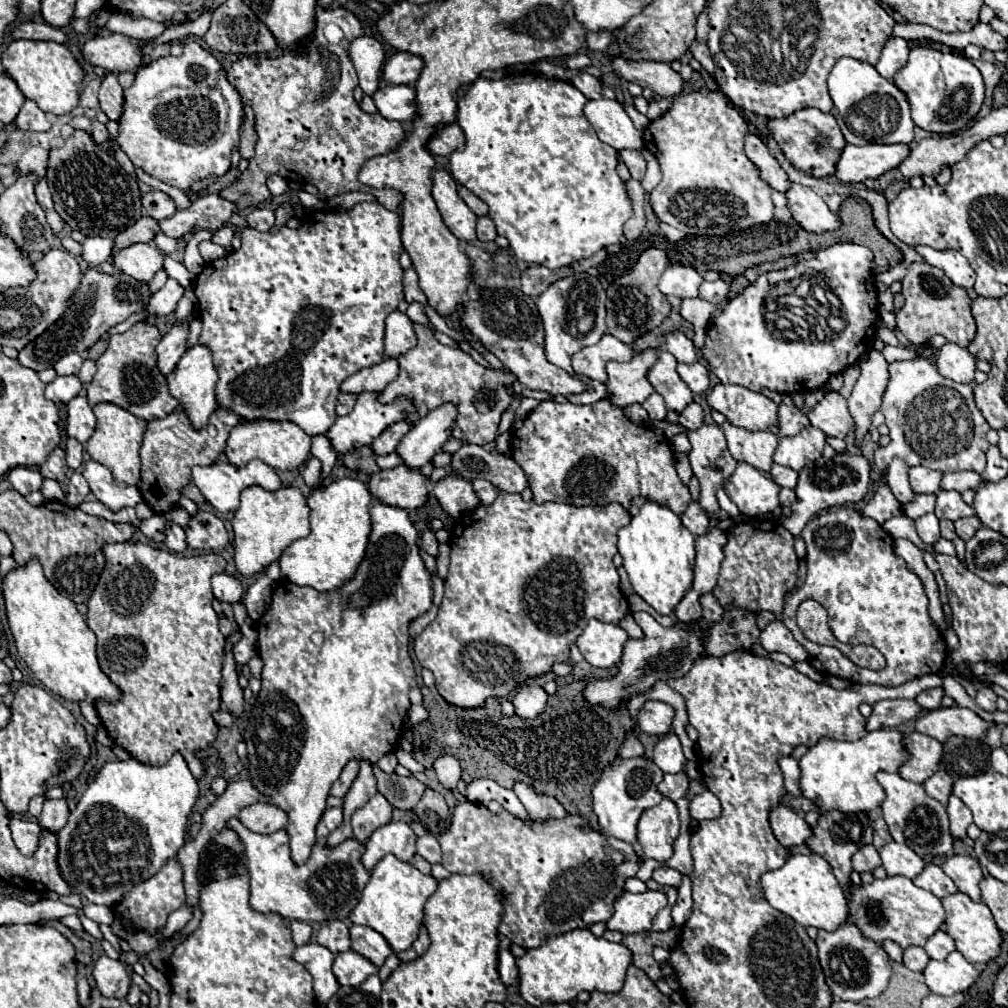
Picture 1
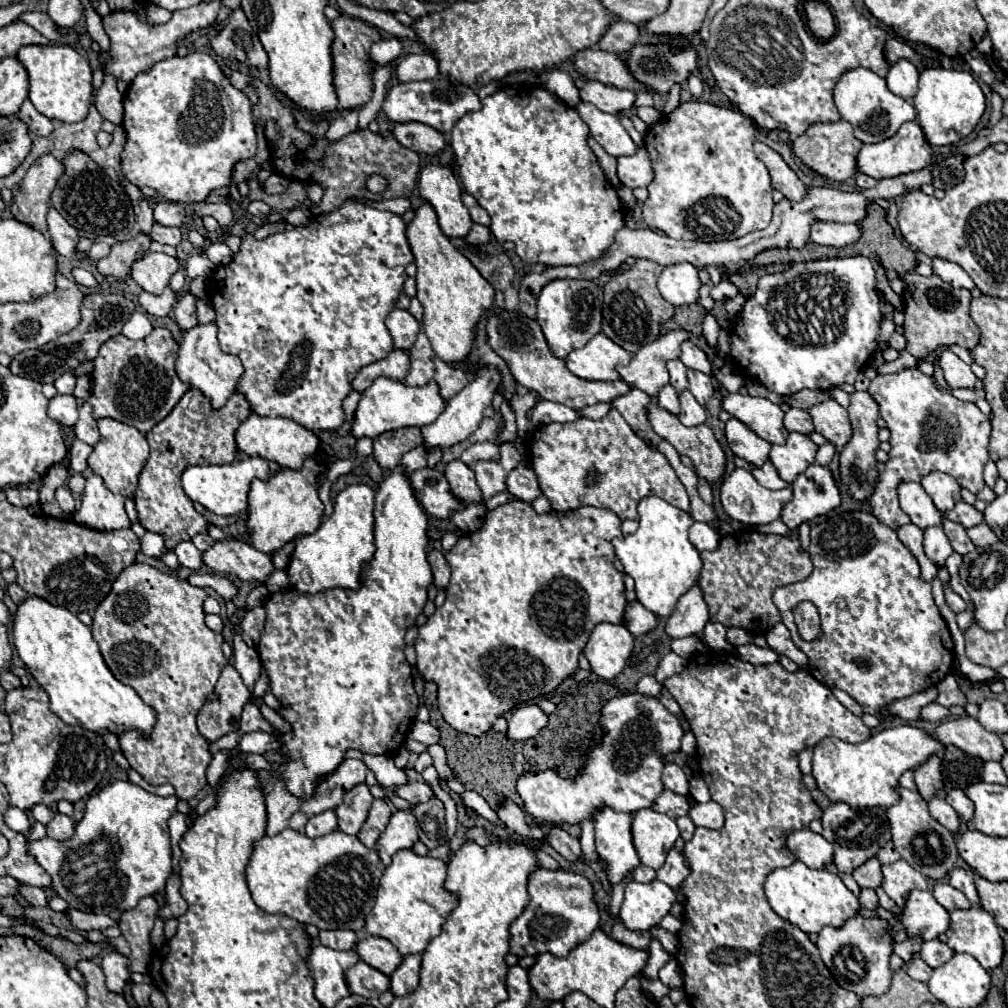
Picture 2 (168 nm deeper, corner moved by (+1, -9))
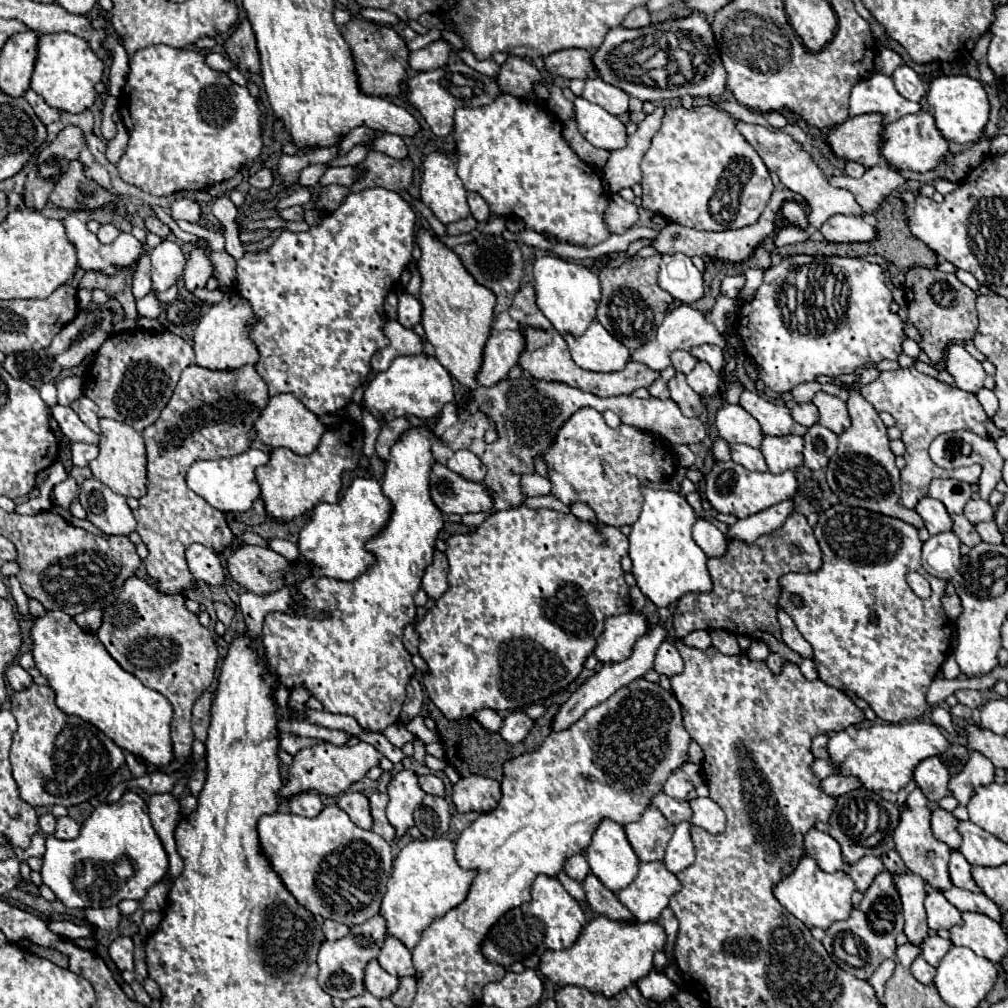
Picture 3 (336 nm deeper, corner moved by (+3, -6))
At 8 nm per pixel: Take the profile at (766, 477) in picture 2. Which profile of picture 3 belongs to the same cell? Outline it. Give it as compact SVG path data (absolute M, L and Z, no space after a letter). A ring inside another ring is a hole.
M730 444L730 454L732 454L732 460L742 464L746 470L754 470L754 472L768 470L764 456L758 448L752 448L748 444Z

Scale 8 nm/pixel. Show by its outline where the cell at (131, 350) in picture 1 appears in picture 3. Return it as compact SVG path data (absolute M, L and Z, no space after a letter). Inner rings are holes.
M118 332L112 334L96 352L94 366L86 380L86 396L100 408L100 418L112 418L142 432L154 424L168 404L182 368L196 362L192 346L172 332Z

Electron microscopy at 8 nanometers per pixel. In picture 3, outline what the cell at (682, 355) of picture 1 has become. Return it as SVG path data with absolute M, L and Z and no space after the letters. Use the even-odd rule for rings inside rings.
M702 344L698 348L692 348L690 350L692 356L696 356L698 360L706 360L716 372L720 372L724 368L724 352L720 346L714 346L714 344Z

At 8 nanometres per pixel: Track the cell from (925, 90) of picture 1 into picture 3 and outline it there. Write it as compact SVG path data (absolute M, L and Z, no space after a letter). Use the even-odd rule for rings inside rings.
M940 76L930 82L928 90L928 104L934 110L934 120L938 130L944 138L954 140L958 144L978 142L990 116L990 102L986 96L986 90L980 80L974 80L970 76Z

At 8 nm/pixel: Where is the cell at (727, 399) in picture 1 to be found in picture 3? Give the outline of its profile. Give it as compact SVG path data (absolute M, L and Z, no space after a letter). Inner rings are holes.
M750 390L742 392L740 404L758 420L758 424L762 426L762 432L768 436L786 436L786 434L804 436L808 432L802 424L794 422L790 408L786 404L770 402Z

